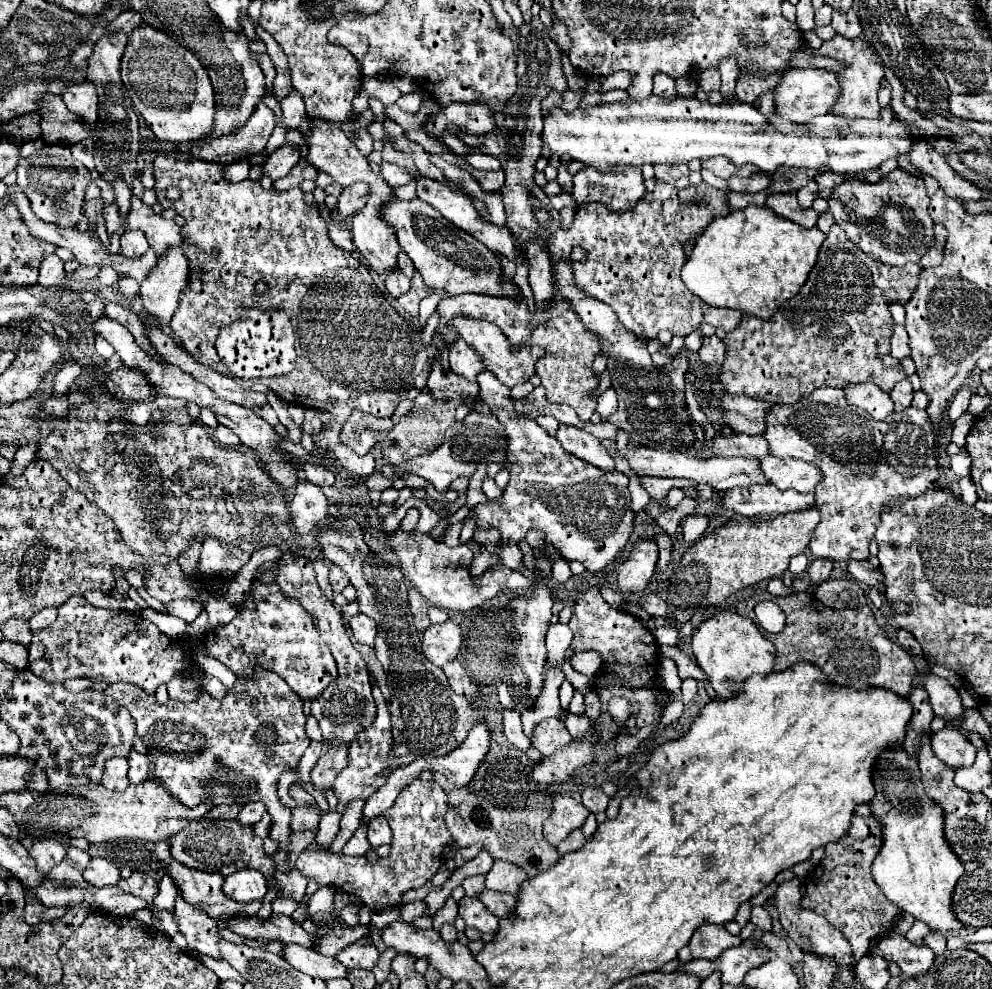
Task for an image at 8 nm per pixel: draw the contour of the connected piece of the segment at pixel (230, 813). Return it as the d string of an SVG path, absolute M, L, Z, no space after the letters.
M221 804L212 808L207 816L209 818L222 818L222 820L235 820L241 808L241 804Z

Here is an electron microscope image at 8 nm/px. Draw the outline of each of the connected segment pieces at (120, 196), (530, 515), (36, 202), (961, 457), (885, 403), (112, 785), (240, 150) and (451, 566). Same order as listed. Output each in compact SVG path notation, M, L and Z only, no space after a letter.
M116 176L114 184L112 184L112 190L116 194L116 202L118 202L118 208L120 208L120 216L124 218L128 214L128 206L130 206L130 188L124 184L124 180L120 176Z
M484 370L476 378L480 398L492 408L498 422L504 424L508 436L508 472L510 482L500 502L484 502L474 506L478 528L498 528L504 542L518 542L530 528L540 528L548 542L560 548L562 558L584 564L590 572L600 572L626 546L634 530L634 516L628 508L630 492L626 476L620 472L604 472L568 452L562 444L548 436L534 418L522 416L514 410L510 388Z
M36 156L22 158L18 168L18 186L28 196L34 214L48 224L56 224L60 228L76 228L80 222L82 200L86 194L86 186L90 182L90 172L86 168L64 168L64 166L42 166L36 162Z
M962 450L960 454L956 456L950 456L950 468L952 472L962 478L962 476L970 476L970 458L966 454L966 450Z
M872 382L844 384L842 390L844 390L844 396L846 396L848 404L854 404L854 406L866 410L874 420L884 420L894 410L890 394L880 390Z
M112 758L108 760L108 764L104 764L104 776L100 780L100 784L104 788L110 788L110 790L118 790L118 792L124 792L124 788L128 788L128 760L126 758Z
M256 108L256 112L250 116L248 124L238 130L236 134L222 136L214 142L194 144L192 156L216 164L232 164L246 156L258 154L266 148L266 142L276 126L274 112L268 108Z
M402 529L396 530L394 536L388 536L386 540L394 550L396 556L400 558L400 570L406 580L410 580L416 590L426 596L434 606L450 612L460 612L460 610L470 610L480 606L486 598L494 598L496 592L510 588L510 590L526 590L530 588L530 580L522 576L516 570L506 568L502 562L490 566L482 576L472 578L468 572L470 560L472 560L472 550L464 544L450 548L442 542L432 540L426 534L408 534Z

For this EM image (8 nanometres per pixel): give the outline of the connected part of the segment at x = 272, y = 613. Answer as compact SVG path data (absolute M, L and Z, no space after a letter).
M260 584L252 588L248 596L250 598L230 624L212 629L206 635L206 652L224 662L238 678L250 678L254 666L260 664L264 670L282 676L302 700L314 700L336 680L338 670L312 616L308 616L298 600L286 600L276 584Z

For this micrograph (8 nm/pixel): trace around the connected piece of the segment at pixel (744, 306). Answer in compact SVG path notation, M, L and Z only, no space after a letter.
M748 206L716 218L704 230L682 268L682 282L710 306L726 306L768 320L782 300L800 292L818 260L824 238L818 228L808 230L776 216L770 208Z

